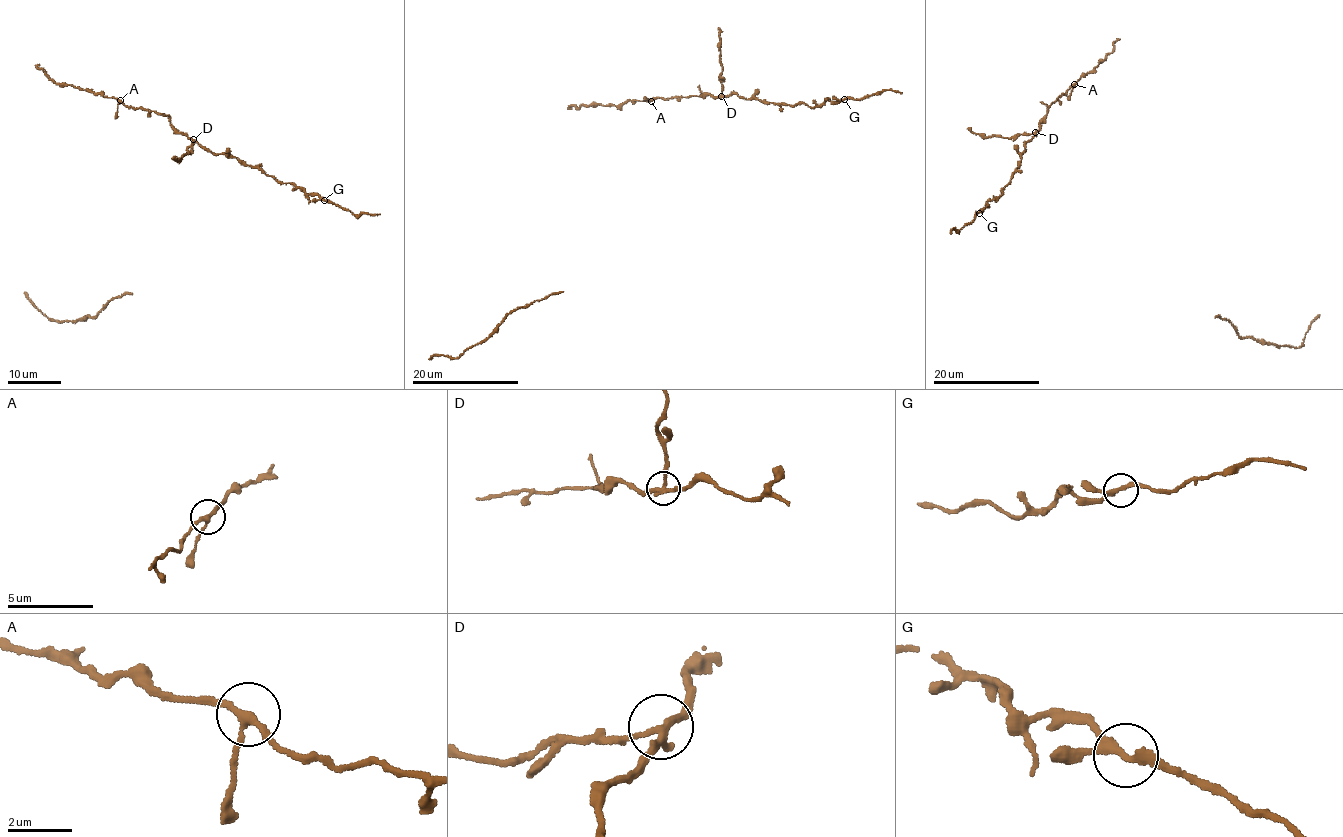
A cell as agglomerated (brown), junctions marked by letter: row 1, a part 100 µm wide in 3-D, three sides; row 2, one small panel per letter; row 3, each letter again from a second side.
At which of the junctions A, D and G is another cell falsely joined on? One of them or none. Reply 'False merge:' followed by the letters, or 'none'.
False merge: D

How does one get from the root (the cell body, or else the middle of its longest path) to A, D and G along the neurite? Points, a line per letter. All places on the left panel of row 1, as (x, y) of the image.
A: (116, 118), (120, 100)
D: (116, 118), (119, 101), (127, 107), (156, 111), (167, 115), (174, 129), (193, 140)
G: (116, 118), (119, 101), (167, 115), (174, 129), (206, 150), (238, 157), (278, 181), (296, 184), (324, 200)

